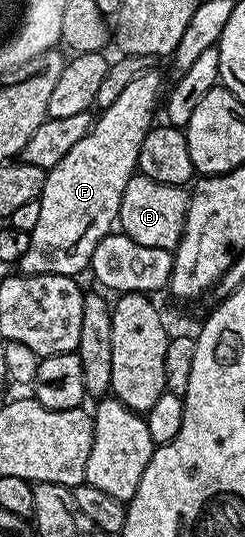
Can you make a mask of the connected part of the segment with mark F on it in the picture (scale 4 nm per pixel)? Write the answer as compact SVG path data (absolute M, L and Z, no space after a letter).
M159 71L142 73L137 75L137 79L133 79L133 83L129 83L129 87L125 87L125 92L119 96L109 107L105 107L94 118L91 132L85 135L85 139L81 139L81 143L76 143L69 151L69 155L65 155L65 159L61 159L61 163L57 163L57 167L47 170L47 178L45 179L45 187L43 193L39 196L41 203L41 215L37 219L37 227L33 230L29 239L29 251L25 251L25 255L21 255L21 259L17 262L17 269L20 274L32 273L33 275L65 275L66 277L78 278L79 272L86 270L93 259L93 251L97 251L97 243L101 243L101 239L105 239L108 233L112 232L113 226L116 224L119 216L119 208L121 207L121 195L125 191L125 183L129 183L129 179L134 177L137 172L137 162L139 152L141 151L141 143L145 139L145 135L153 127L153 122L156 120L155 108L160 108L161 98L165 93L165 85L163 89L163 77Z

